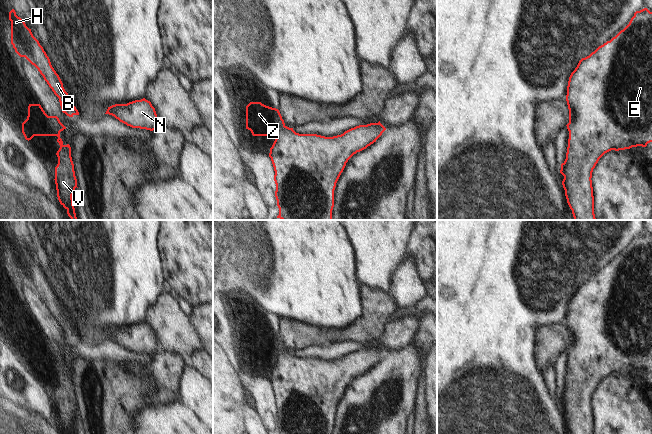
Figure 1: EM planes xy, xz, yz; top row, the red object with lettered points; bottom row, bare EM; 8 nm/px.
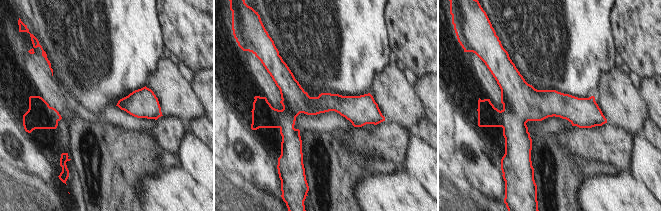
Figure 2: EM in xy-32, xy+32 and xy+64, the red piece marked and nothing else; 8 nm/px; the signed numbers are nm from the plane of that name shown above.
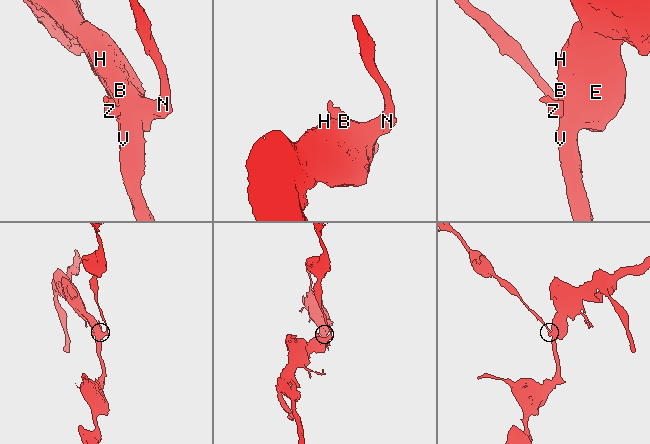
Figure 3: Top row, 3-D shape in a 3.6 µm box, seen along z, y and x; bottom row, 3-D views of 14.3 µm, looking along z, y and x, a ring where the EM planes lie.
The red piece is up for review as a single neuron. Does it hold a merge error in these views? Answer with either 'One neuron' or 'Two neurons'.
Two neurons.

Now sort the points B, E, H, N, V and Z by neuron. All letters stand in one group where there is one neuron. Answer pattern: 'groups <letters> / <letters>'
groups B E H N V / Z

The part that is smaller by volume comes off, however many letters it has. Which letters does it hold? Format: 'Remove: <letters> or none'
Remove: Z

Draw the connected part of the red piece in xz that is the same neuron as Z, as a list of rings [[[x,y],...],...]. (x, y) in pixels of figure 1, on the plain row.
[[[250,326],[246,330],[246,353],[253,360],[277,360],[278,355],[285,351],[284,344],[278,333]]]

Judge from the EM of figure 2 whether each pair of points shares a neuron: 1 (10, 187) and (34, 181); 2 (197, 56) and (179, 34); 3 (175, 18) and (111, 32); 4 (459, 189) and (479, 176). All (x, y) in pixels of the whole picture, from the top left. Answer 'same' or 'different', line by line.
1: same
2: same
3: different
4: different

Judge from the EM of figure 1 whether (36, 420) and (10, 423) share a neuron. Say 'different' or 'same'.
same

